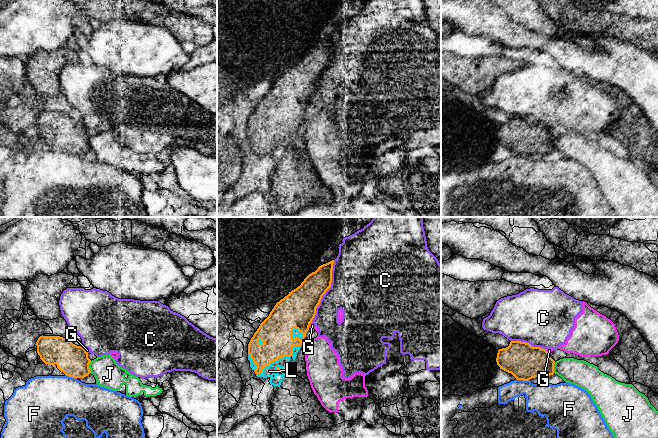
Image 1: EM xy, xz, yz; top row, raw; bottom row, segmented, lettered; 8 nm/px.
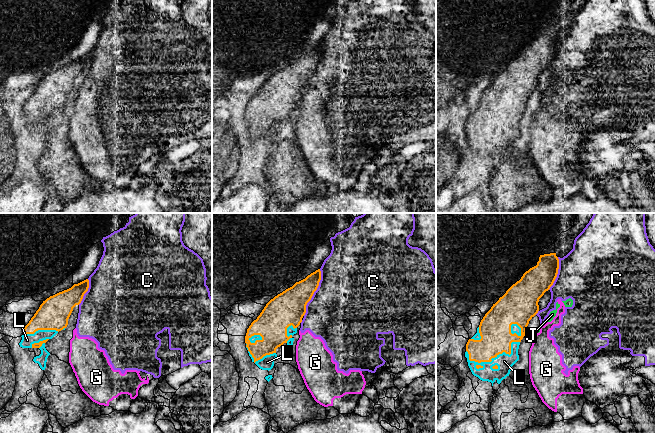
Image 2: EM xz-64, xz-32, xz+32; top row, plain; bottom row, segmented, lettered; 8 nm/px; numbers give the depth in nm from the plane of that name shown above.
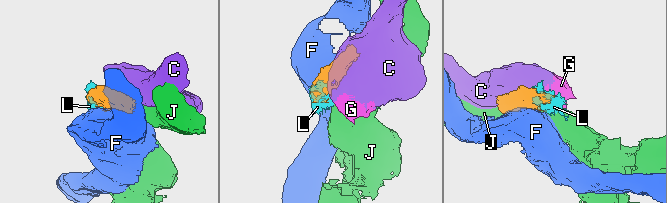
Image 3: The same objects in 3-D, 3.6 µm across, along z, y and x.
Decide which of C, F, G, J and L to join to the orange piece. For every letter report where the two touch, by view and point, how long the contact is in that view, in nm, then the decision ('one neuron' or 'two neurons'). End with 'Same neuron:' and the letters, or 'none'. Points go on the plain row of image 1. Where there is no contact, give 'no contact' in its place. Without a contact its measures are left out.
C: xz (326, 66) | 550 nm | two neurons
F: yz (523, 156) | 110 nm | two neurons
G: xz (309, 100) | 60 nm | two neurons
J: xy (88, 143) | 100 nm | two neurons
L: xz (271, 137) | 300 nm | one neuron
Same neuron: L

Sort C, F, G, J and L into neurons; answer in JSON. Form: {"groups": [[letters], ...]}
{"groups": [["C", "G"], ["F"], ["J"], ["L"]]}

